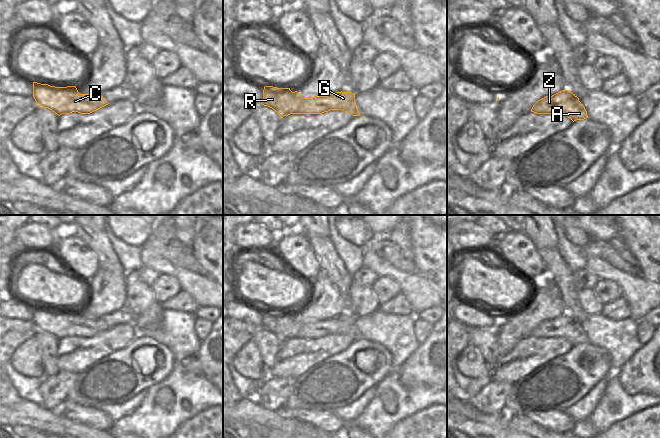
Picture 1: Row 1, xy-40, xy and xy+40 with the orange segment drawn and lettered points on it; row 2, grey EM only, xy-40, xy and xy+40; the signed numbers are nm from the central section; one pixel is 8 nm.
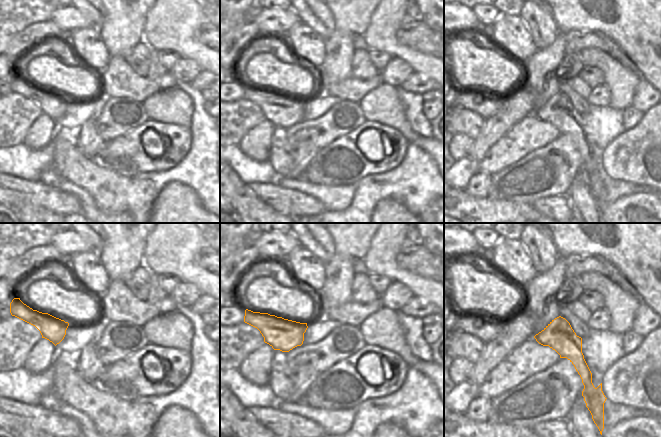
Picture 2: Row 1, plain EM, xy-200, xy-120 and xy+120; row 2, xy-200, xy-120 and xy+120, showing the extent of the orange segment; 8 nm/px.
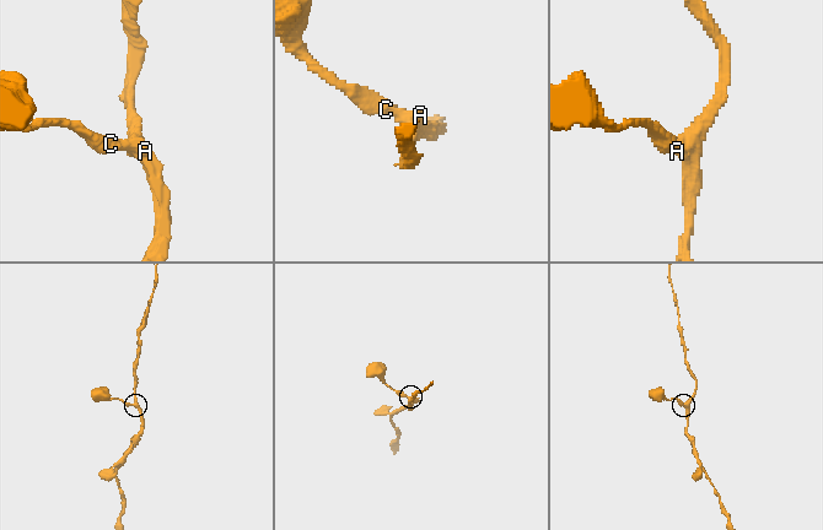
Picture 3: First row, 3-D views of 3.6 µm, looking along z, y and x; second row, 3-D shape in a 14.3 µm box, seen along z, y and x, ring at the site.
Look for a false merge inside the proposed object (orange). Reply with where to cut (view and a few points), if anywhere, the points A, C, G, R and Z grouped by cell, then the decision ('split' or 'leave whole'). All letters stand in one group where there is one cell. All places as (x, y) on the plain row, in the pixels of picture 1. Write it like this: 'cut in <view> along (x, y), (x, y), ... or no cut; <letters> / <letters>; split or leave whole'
no cut; A C G R Z; leave whole

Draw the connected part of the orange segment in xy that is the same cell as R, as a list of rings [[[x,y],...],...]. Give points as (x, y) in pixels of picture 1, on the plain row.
[[[265,310],[261,328],[272,332],[281,343],[290,338],[322,338],[330,334],[350,336],[353,340],[361,339],[355,327],[355,318],[342,315],[328,320],[302,322],[290,312]]]

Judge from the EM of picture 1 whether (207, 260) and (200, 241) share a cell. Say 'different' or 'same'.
same

